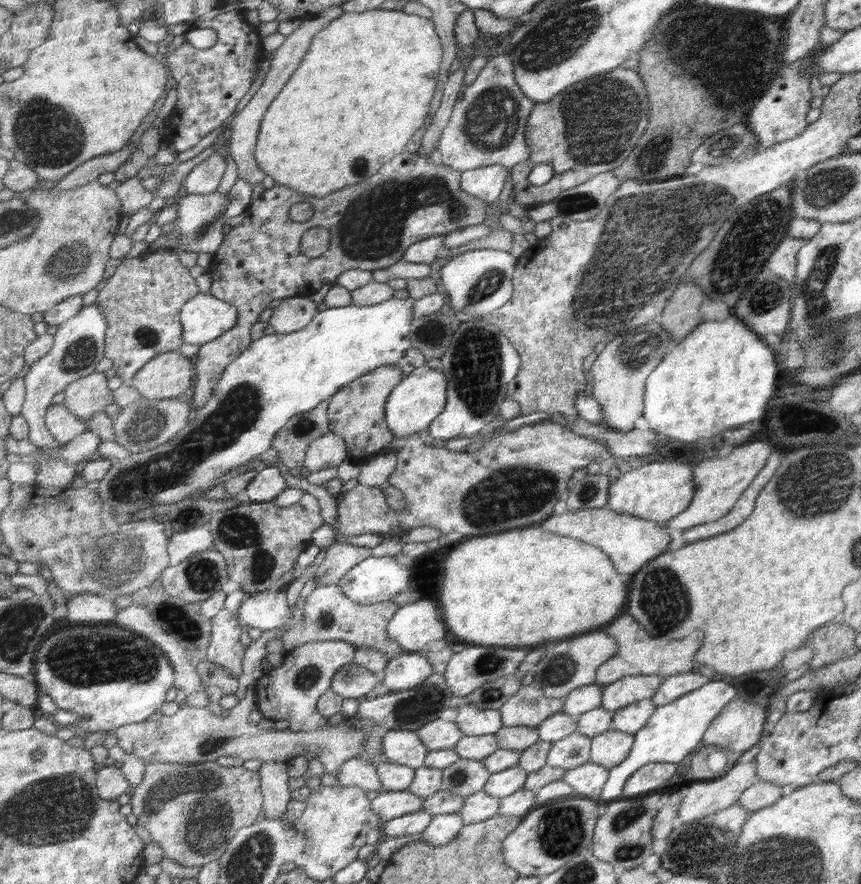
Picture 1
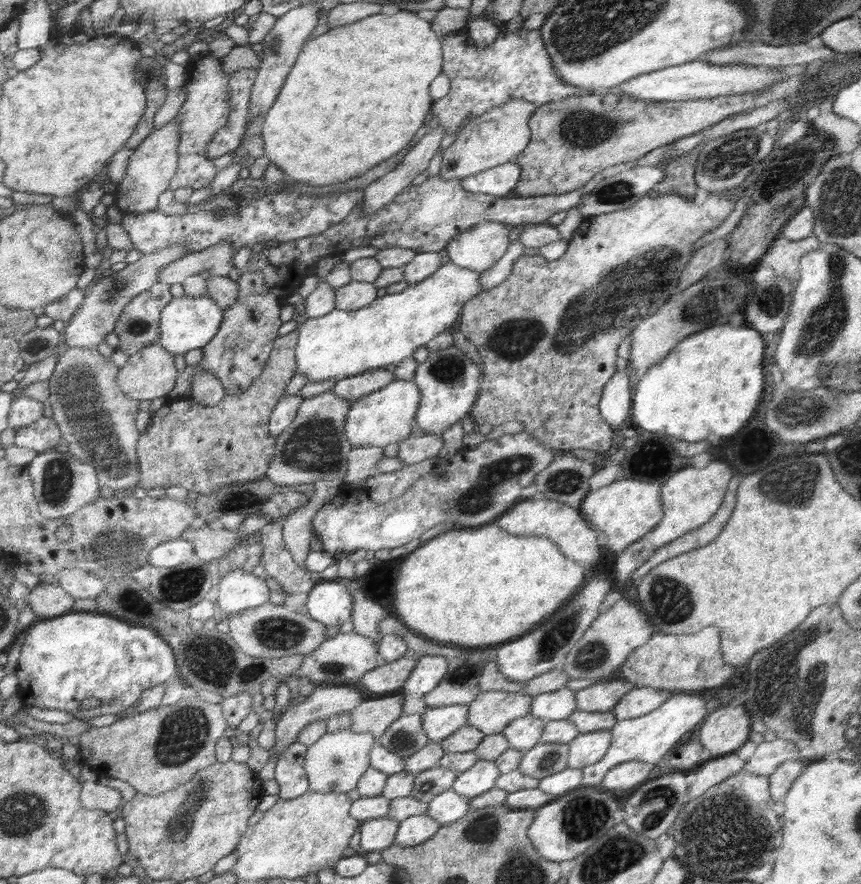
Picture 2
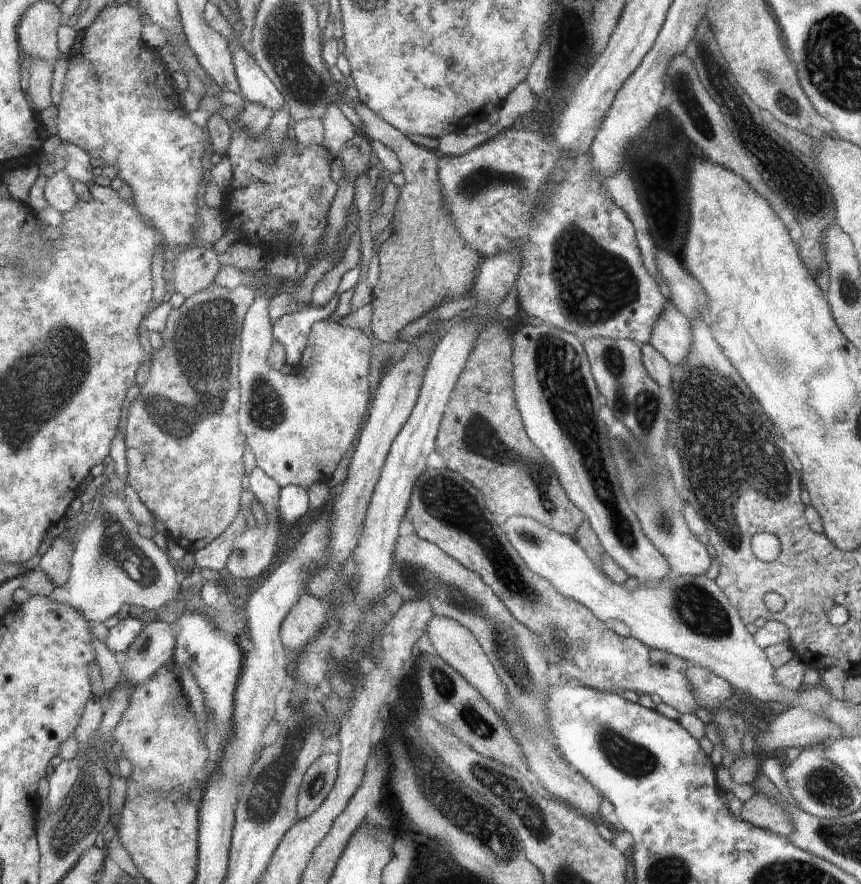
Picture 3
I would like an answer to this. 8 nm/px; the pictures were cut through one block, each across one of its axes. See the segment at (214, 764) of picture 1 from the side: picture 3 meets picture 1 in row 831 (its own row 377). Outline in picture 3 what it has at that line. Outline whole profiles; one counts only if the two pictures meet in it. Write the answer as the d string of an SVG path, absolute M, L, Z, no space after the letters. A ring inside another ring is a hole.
M216 282L208 290L196 294L196 296L187 297L185 303L179 308L168 310L167 324L161 332L164 340L163 347L155 354L149 379L140 386L141 393L129 408L126 433L128 484L136 490L143 503L162 523L164 531L171 533L178 540L180 546L195 554L227 533L232 524L236 522L236 518L240 516L240 498L243 498L242 478L246 474L246 470L244 470L244 442L246 442L247 435L243 433L243 430L240 430L240 402L242 401L240 398L240 346L242 345L244 318L255 302L256 291L257 288L251 286L240 286L236 290L228 290Z

